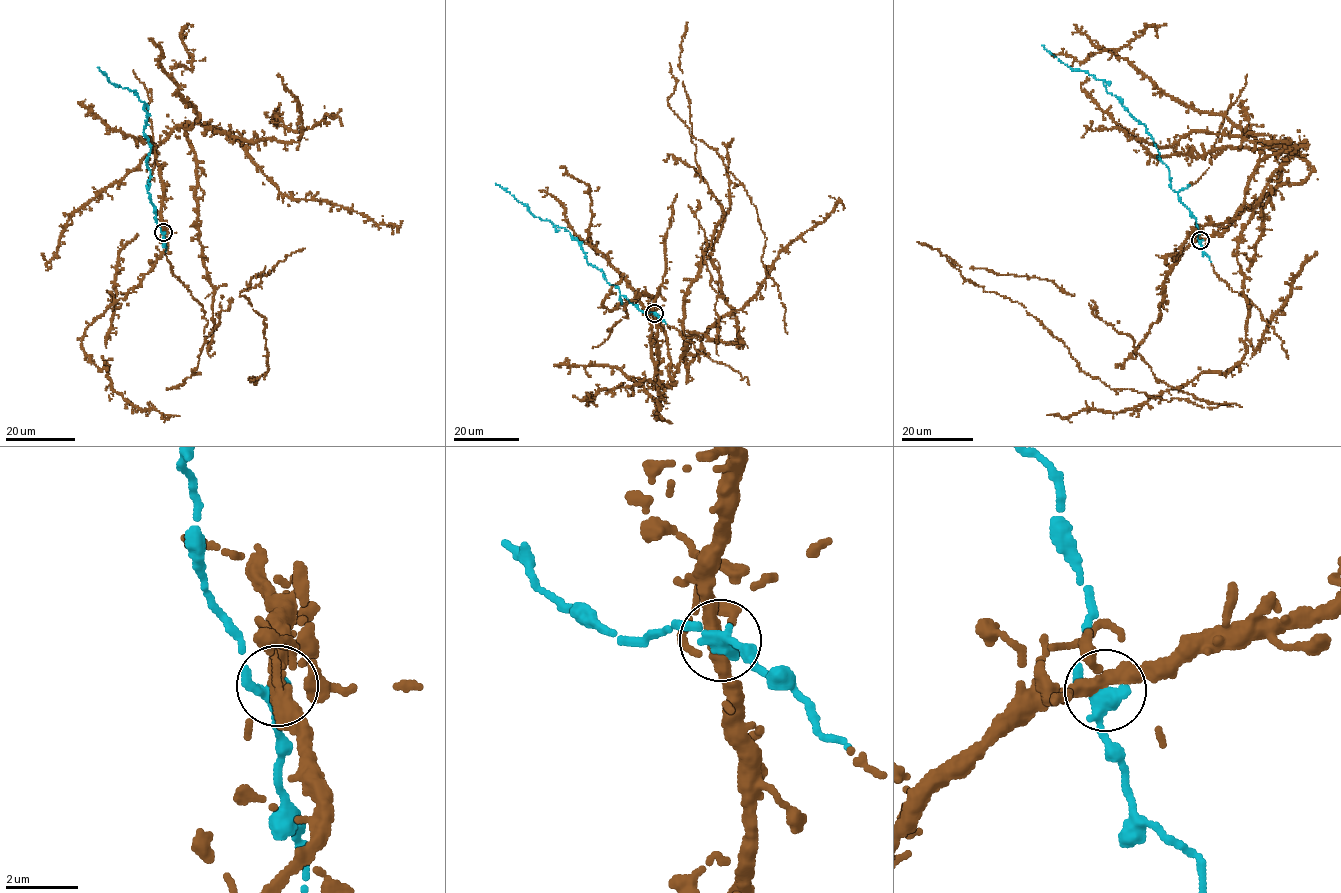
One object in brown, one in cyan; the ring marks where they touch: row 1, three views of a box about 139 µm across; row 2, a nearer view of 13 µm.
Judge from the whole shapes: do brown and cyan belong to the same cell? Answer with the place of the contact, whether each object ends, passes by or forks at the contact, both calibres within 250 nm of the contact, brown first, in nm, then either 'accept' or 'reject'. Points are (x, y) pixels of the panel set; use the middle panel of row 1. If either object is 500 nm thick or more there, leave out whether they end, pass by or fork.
place (654, 313); brown forks; cyan passes by; calibres 280 and 360 nm; accept

